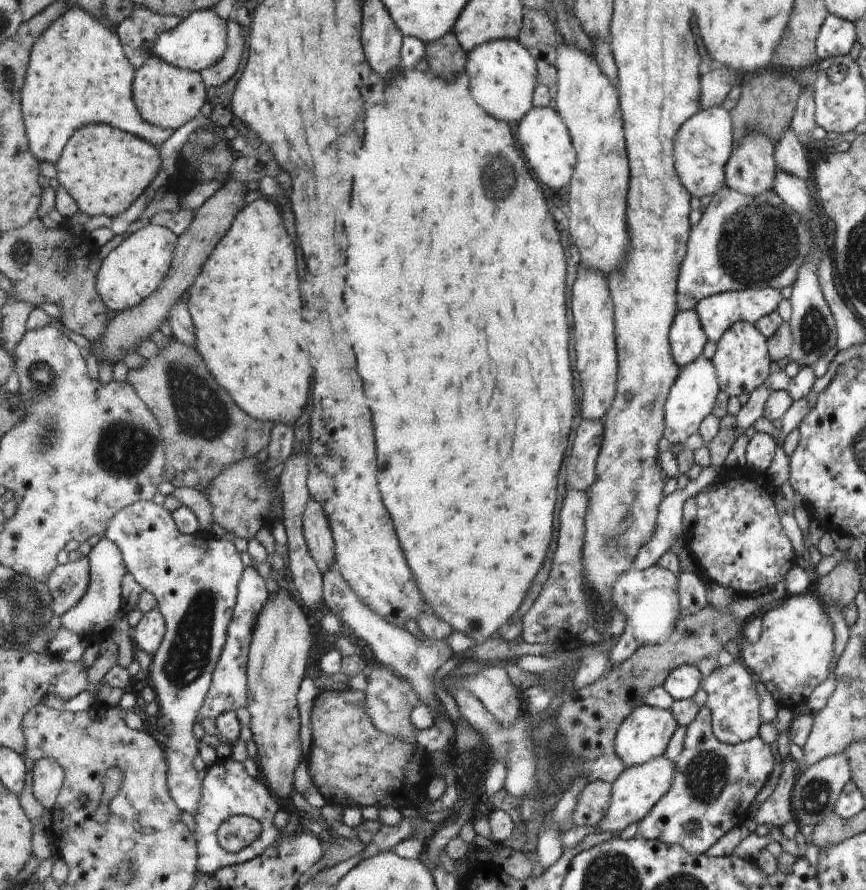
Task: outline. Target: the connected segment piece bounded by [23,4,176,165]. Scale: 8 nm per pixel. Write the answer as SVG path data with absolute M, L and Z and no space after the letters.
M80 4L60 17L36 44L24 87L24 116L34 154L41 161L57 165L68 143L83 126L102 123L136 134L158 147L166 144L176 129L156 125L144 118L135 101L137 73L138 69L128 58L117 30L100 21Z

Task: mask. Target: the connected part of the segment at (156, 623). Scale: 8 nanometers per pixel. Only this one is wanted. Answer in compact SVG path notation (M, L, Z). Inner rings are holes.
M157 606L145 613L140 623L133 629L135 646L156 656L167 636L167 619Z

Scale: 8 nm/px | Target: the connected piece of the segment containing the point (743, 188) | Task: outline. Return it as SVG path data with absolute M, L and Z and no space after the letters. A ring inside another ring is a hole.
M748 132L742 136L728 165L728 187L752 197L773 190L774 152L773 143L762 132Z

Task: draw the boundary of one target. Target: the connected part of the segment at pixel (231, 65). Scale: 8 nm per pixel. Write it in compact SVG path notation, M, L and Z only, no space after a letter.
M229 20L229 47L226 56L216 66L201 72L209 88L216 88L230 82L232 75L238 70L244 54L244 40L241 32L240 24Z

